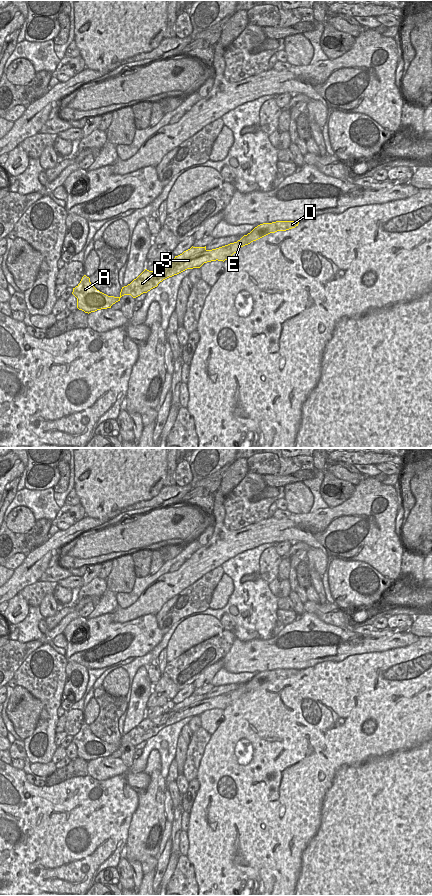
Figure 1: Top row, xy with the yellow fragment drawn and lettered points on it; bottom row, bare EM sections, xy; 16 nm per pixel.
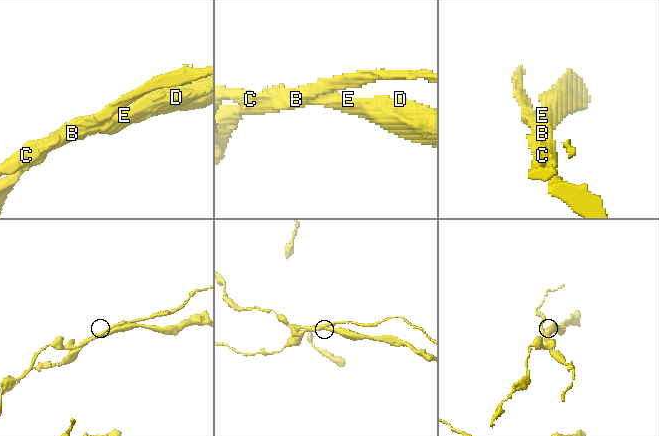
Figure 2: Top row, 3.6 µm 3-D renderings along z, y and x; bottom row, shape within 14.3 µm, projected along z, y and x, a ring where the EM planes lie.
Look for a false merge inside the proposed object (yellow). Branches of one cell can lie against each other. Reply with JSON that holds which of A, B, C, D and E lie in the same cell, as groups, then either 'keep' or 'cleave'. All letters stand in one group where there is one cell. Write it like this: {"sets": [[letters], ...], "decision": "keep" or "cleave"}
{"sets": [["A", "B", "C"], ["D", "E"]], "decision": "cleave"}

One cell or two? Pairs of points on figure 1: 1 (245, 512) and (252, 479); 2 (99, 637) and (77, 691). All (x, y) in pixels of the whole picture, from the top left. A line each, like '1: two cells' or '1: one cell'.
1: one cell
2: two cells

